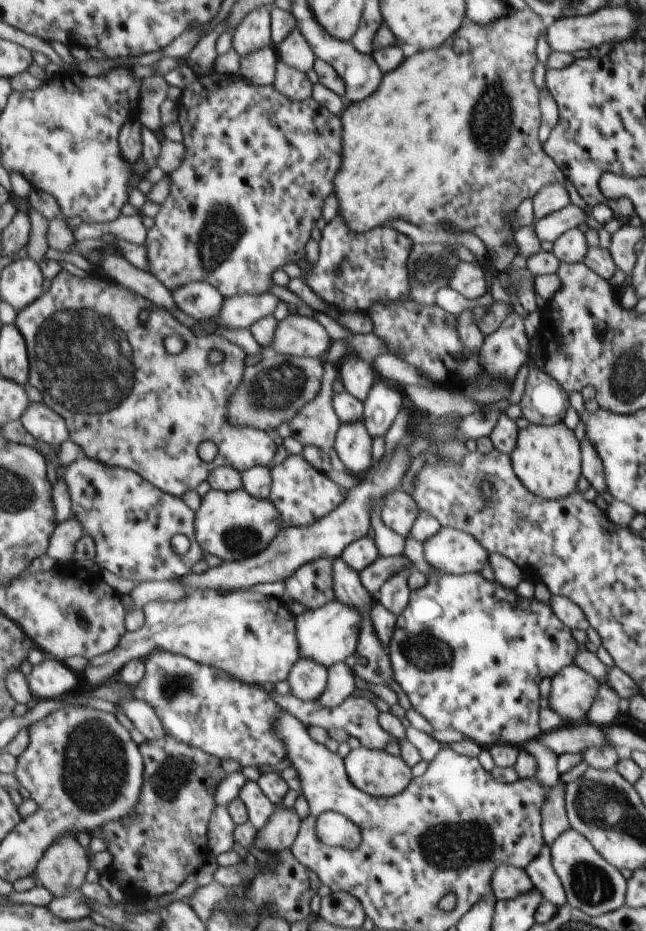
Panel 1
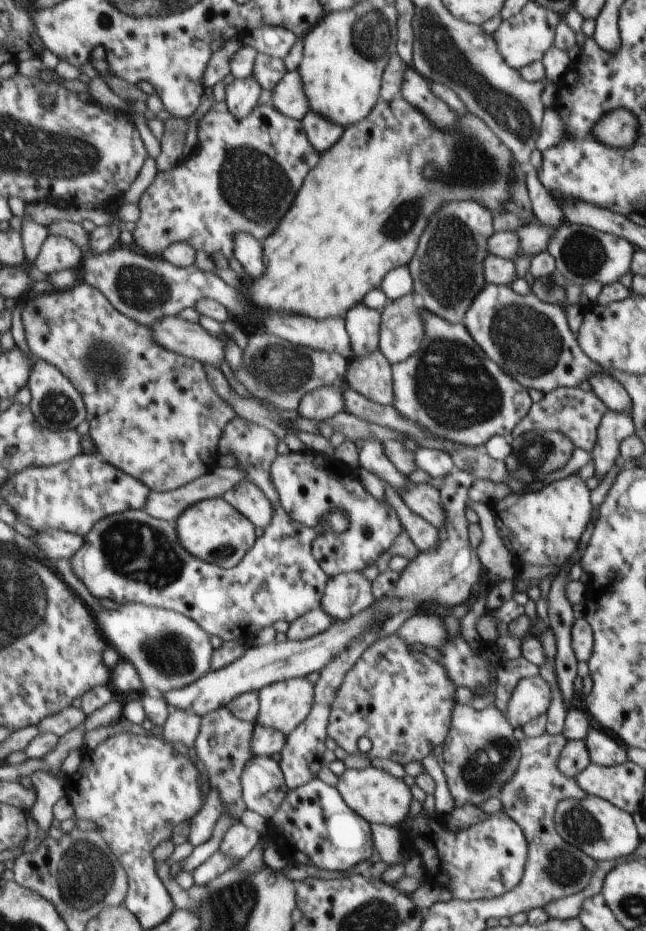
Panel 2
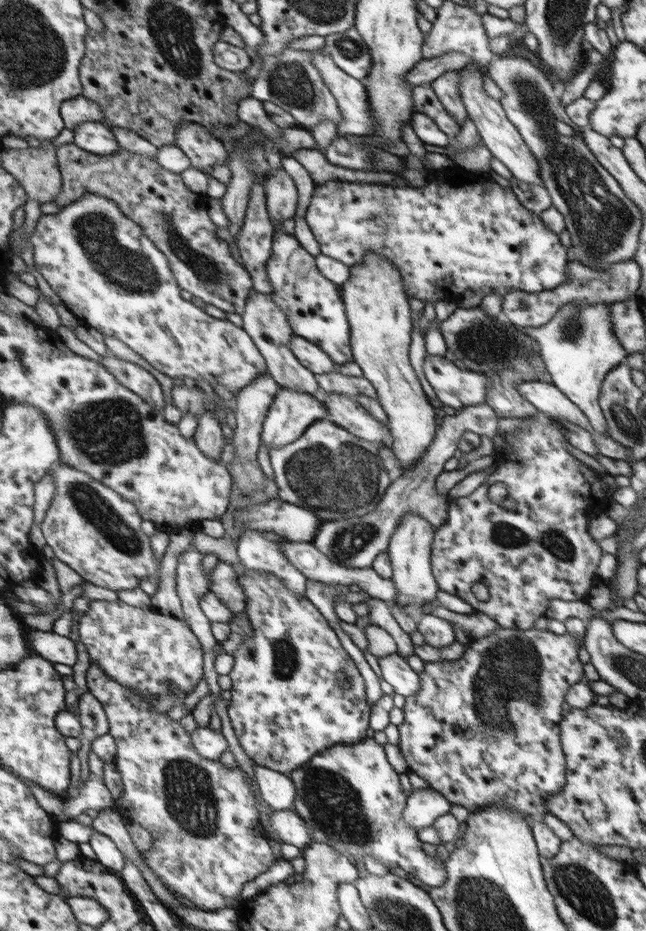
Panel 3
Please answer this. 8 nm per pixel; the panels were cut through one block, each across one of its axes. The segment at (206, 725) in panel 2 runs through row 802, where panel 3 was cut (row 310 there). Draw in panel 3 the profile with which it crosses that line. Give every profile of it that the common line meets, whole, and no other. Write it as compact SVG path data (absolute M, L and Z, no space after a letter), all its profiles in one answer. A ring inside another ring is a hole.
M73 143L60 147L58 156L65 178L65 190L55 201L58 205L72 205L90 192L116 201L169 255L184 290L227 314L246 314L250 290L255 288L253 275L234 258L230 240L219 235L220 226L210 214L208 199L196 194L185 183L183 174L162 166L158 157L132 153L124 148L114 155L100 156Z

